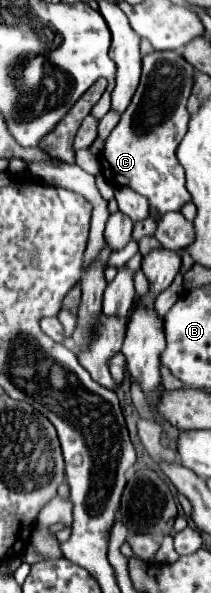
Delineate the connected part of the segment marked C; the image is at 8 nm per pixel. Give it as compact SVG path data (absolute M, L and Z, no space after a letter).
M154 50L142 56L142 80L132 98L132 104L122 114L120 122L108 136L102 152L102 174L114 186L128 186L150 202L150 216L180 210L190 202L186 178L176 158L176 148L188 132L190 114L186 102L194 86L194 66L180 52Z

